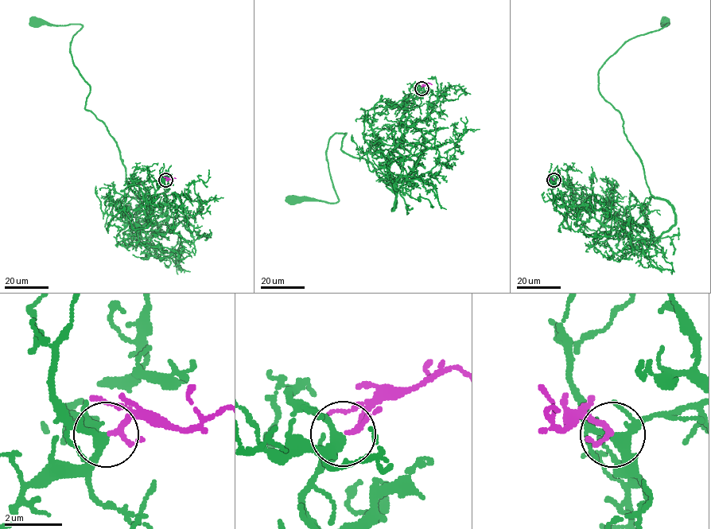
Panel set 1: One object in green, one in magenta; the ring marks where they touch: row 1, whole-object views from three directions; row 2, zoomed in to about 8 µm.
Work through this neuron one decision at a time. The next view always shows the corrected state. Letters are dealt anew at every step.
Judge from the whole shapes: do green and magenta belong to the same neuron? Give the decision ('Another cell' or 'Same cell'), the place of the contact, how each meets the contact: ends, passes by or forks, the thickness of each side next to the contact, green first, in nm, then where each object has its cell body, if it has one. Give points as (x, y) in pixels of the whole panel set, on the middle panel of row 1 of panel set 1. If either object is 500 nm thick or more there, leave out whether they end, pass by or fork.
Same cell. Place: (421, 88). At the ring green forks. At the ring magenta passes by. Thickness 280 nm (green) against 150 nm. Soma of green: (293, 200). Soma of magenta: none

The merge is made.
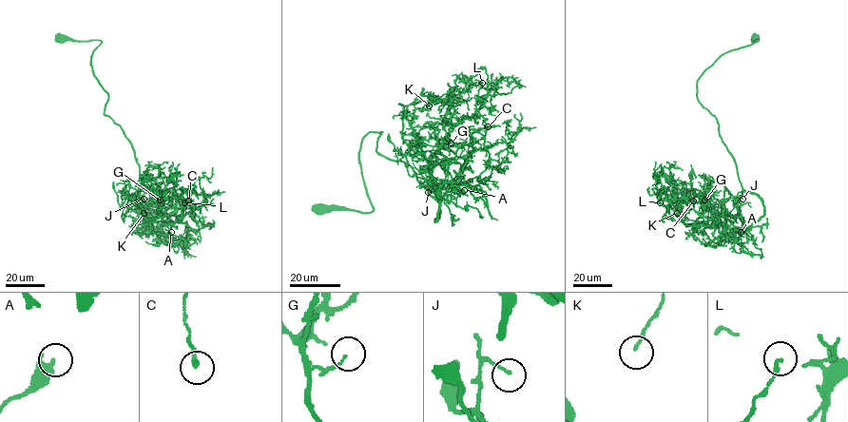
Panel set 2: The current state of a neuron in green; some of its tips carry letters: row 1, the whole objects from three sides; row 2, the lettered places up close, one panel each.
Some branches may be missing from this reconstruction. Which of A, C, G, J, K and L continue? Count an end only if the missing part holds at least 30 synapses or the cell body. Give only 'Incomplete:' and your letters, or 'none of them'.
Incomplete: none of them

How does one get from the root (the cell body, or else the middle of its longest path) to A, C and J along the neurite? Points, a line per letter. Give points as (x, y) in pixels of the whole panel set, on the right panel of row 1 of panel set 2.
A: (757, 37), (722, 54), (697, 84), (698, 101), (717, 120), (742, 187), (763, 206), (746, 235), (741, 232)
C: (757, 37), (722, 54), (697, 84), (746, 191), (734, 200), (739, 214), (711, 210), (697, 189), (693, 201)
J: (757, 37), (722, 54), (697, 84), (698, 101), (717, 120), (746, 191), (734, 200), (739, 212), (742, 199)

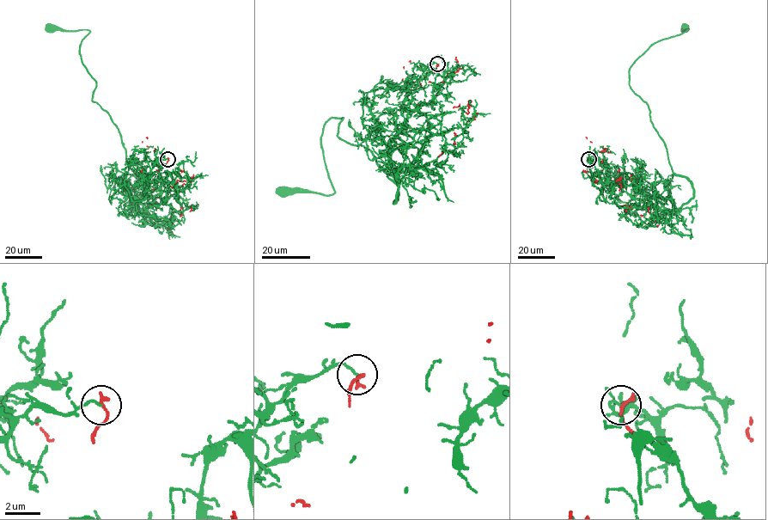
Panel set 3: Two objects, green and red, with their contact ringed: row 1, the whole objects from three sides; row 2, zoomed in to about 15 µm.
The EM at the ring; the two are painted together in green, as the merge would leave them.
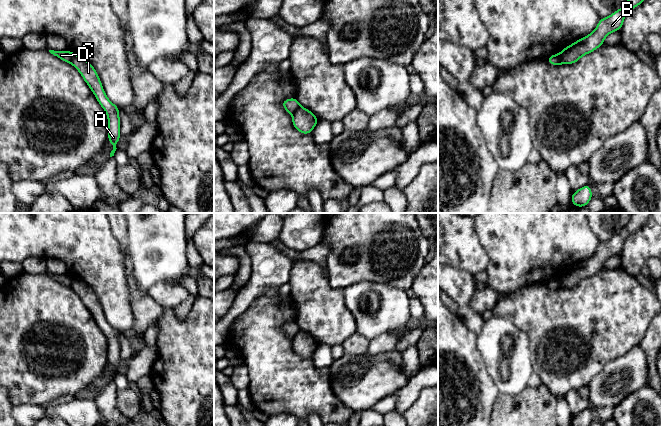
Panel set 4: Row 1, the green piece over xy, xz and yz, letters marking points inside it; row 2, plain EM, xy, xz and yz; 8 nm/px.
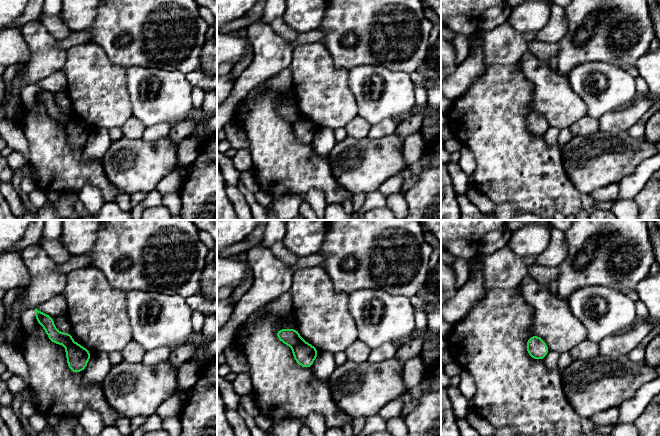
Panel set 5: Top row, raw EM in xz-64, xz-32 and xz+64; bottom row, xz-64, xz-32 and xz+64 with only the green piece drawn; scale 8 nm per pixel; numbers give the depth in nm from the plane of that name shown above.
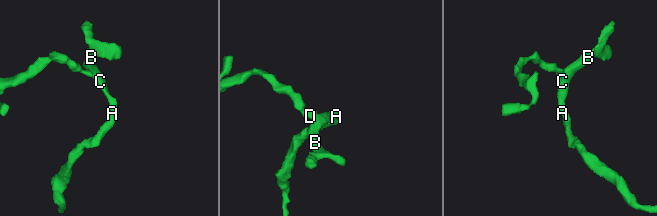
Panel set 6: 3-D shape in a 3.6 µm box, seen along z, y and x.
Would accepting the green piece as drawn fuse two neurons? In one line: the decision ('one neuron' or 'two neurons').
two neurons

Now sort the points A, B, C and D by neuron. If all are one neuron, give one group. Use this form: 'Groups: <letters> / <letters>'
Groups: A B C / D

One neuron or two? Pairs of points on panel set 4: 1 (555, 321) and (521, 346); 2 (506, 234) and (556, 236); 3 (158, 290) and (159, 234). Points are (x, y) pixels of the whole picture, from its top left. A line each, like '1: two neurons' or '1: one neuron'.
1: two neurons
2: one neuron
3: two neurons

